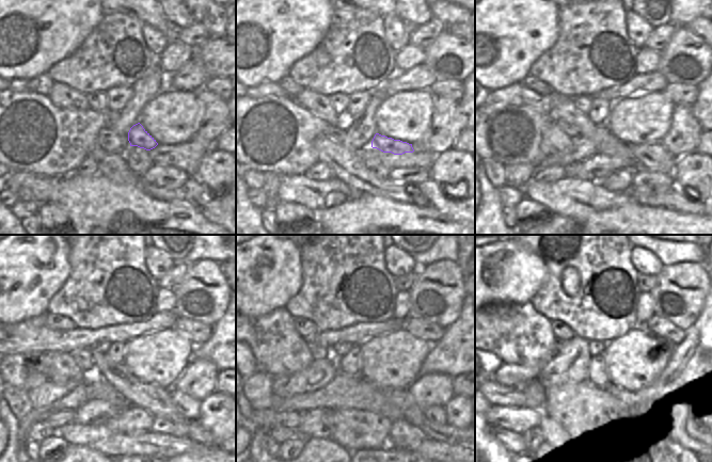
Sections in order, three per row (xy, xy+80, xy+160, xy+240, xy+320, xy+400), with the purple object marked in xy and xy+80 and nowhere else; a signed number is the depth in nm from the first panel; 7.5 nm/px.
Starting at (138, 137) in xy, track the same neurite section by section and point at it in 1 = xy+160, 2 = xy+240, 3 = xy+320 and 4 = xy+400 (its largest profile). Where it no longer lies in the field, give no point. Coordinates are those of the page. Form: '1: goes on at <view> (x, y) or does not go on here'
1: goes on at xy+160 (653, 157)
2: goes on at xy+240 (188, 407)
3: goes on at xy+320 (434, 414)
4: goes on at xy+400 (684, 423)

